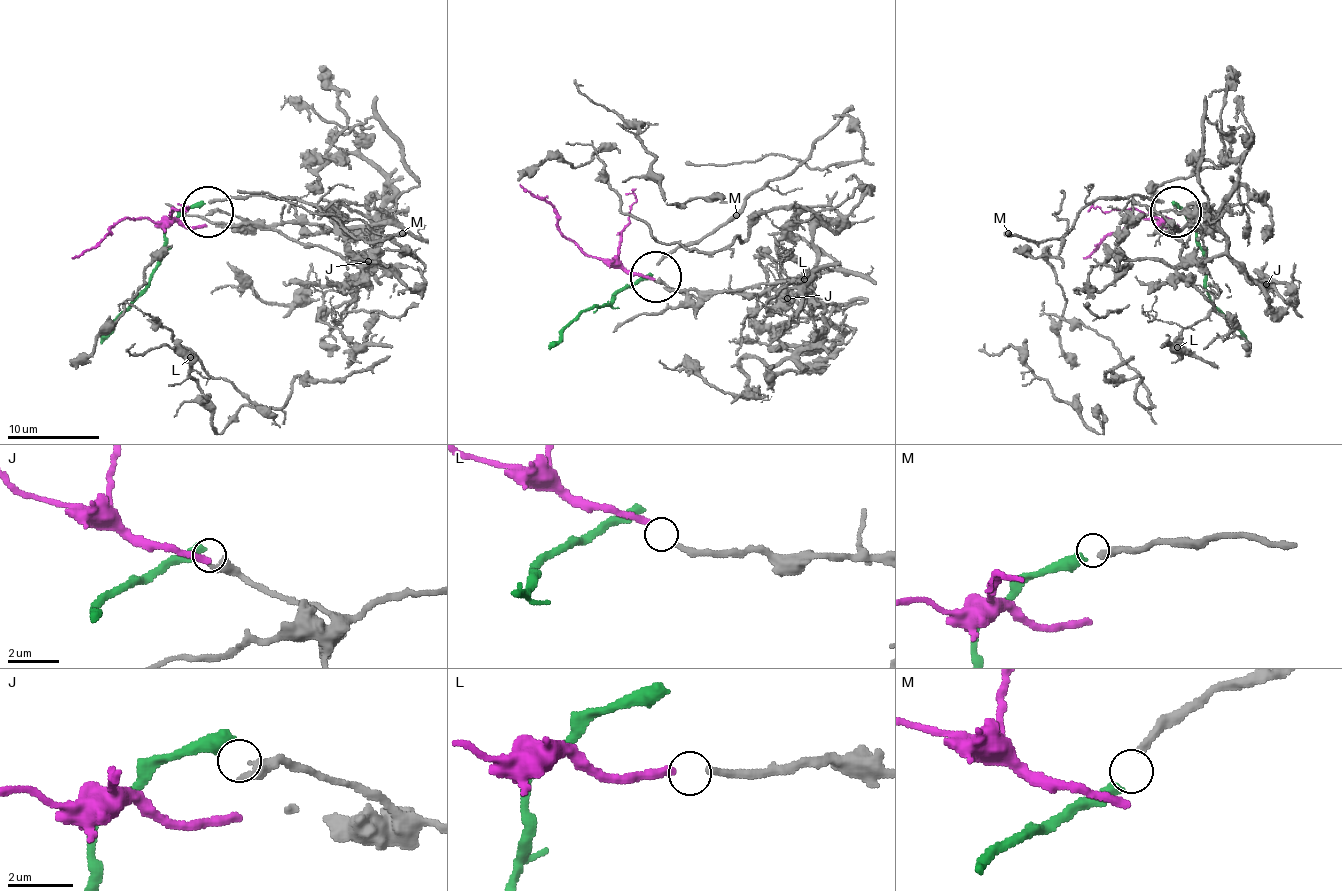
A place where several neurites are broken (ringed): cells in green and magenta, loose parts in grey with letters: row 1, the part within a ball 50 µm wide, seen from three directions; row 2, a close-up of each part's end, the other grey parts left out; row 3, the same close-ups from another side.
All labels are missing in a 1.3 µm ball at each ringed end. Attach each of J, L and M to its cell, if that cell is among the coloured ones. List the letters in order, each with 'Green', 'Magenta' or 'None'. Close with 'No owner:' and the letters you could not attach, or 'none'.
J: None
L: Magenta
M: Green
No owner: J

